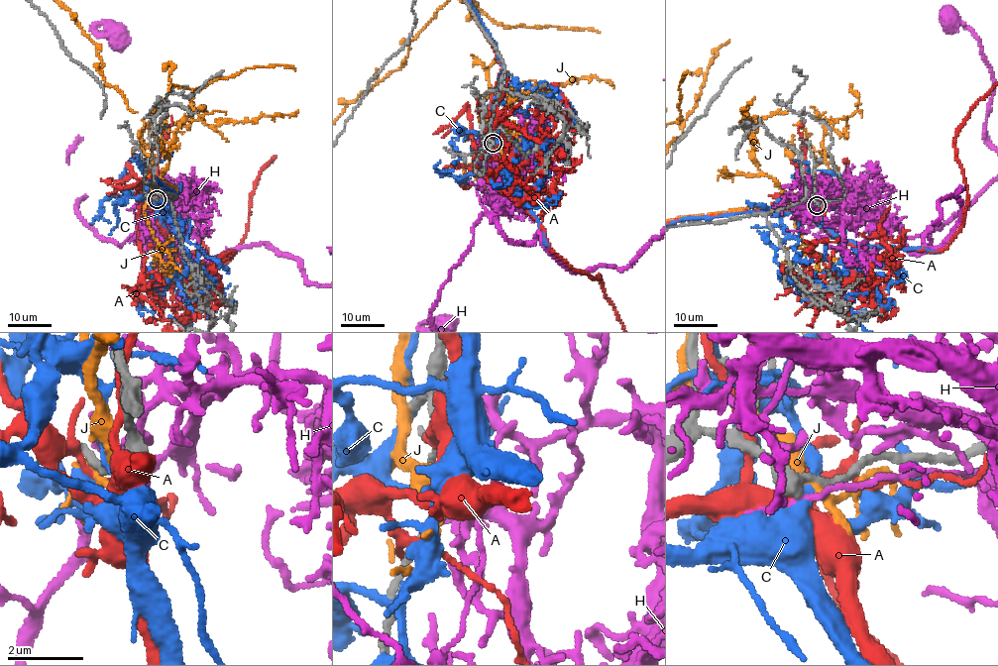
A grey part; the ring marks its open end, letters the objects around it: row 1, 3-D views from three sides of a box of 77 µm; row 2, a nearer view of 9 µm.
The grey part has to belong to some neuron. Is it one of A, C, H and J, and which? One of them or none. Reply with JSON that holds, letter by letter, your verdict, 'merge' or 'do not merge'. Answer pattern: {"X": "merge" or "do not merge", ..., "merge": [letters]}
{"A": "do not merge", "C": "do not merge", "H": "do not merge", "J": "do not merge", "merge": []}

